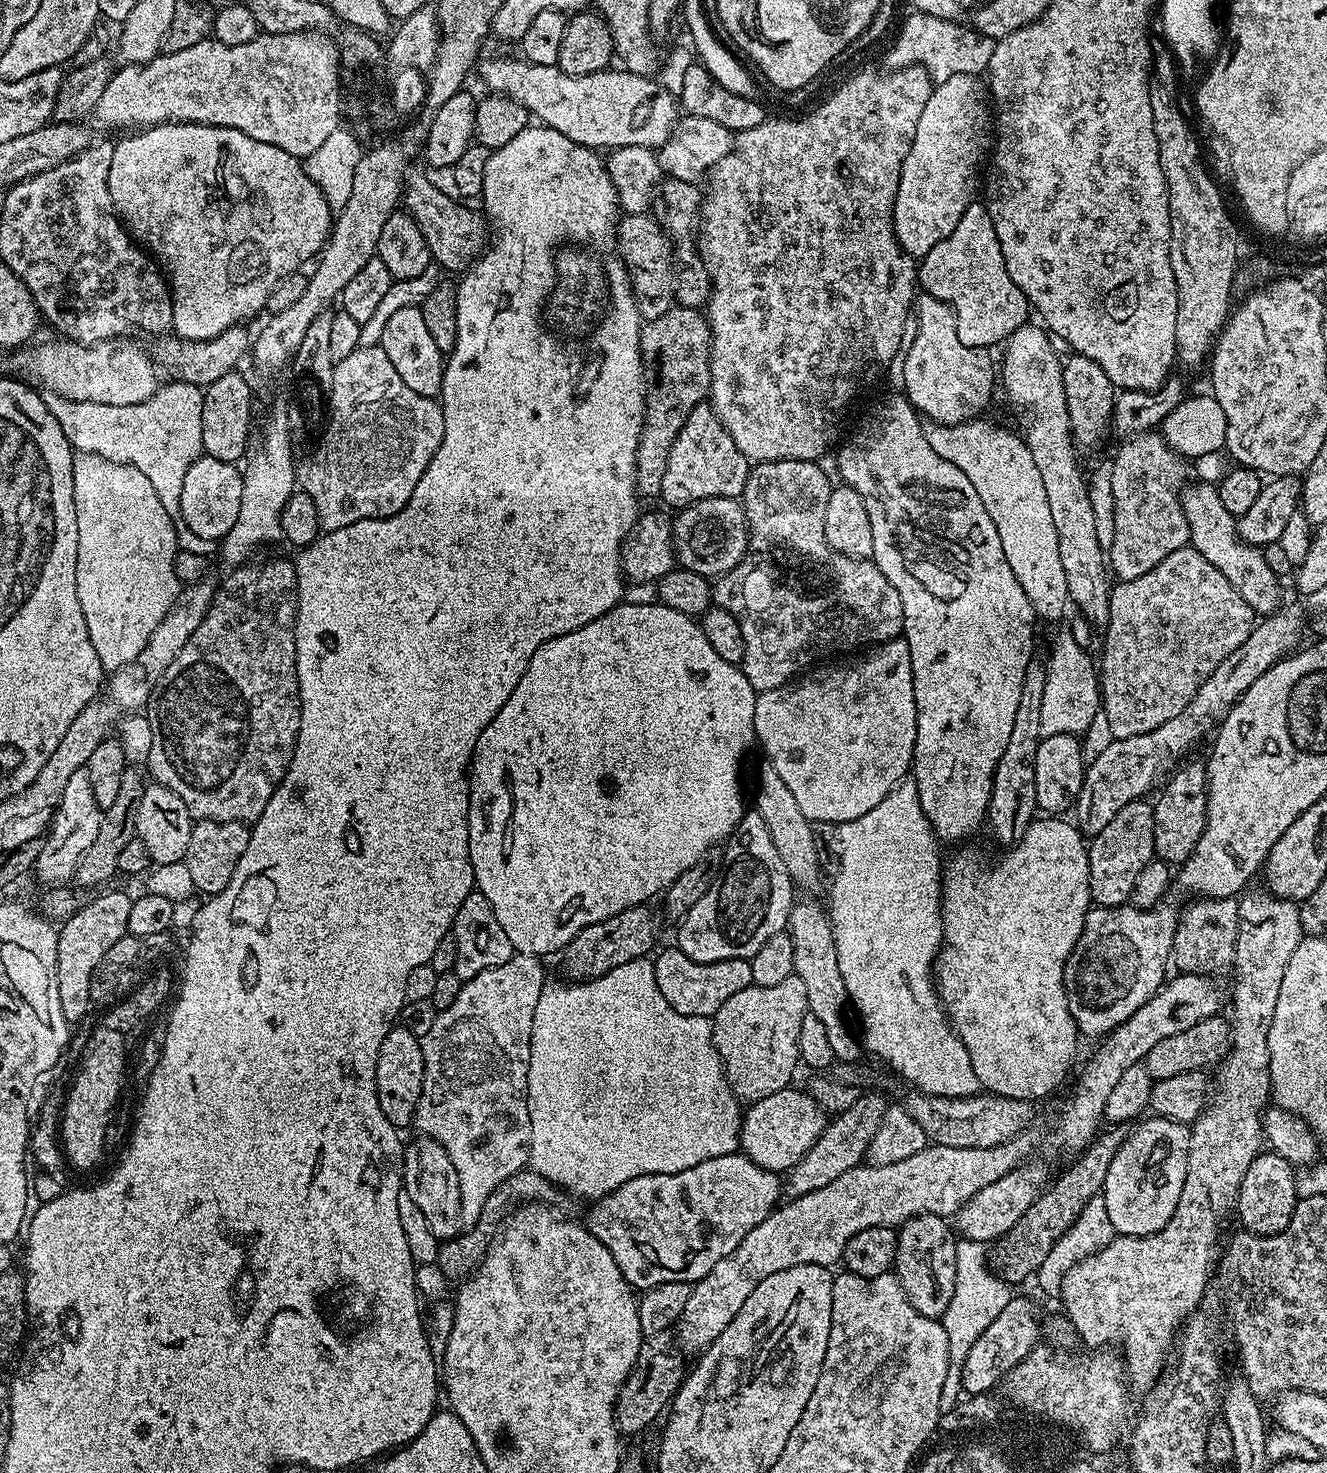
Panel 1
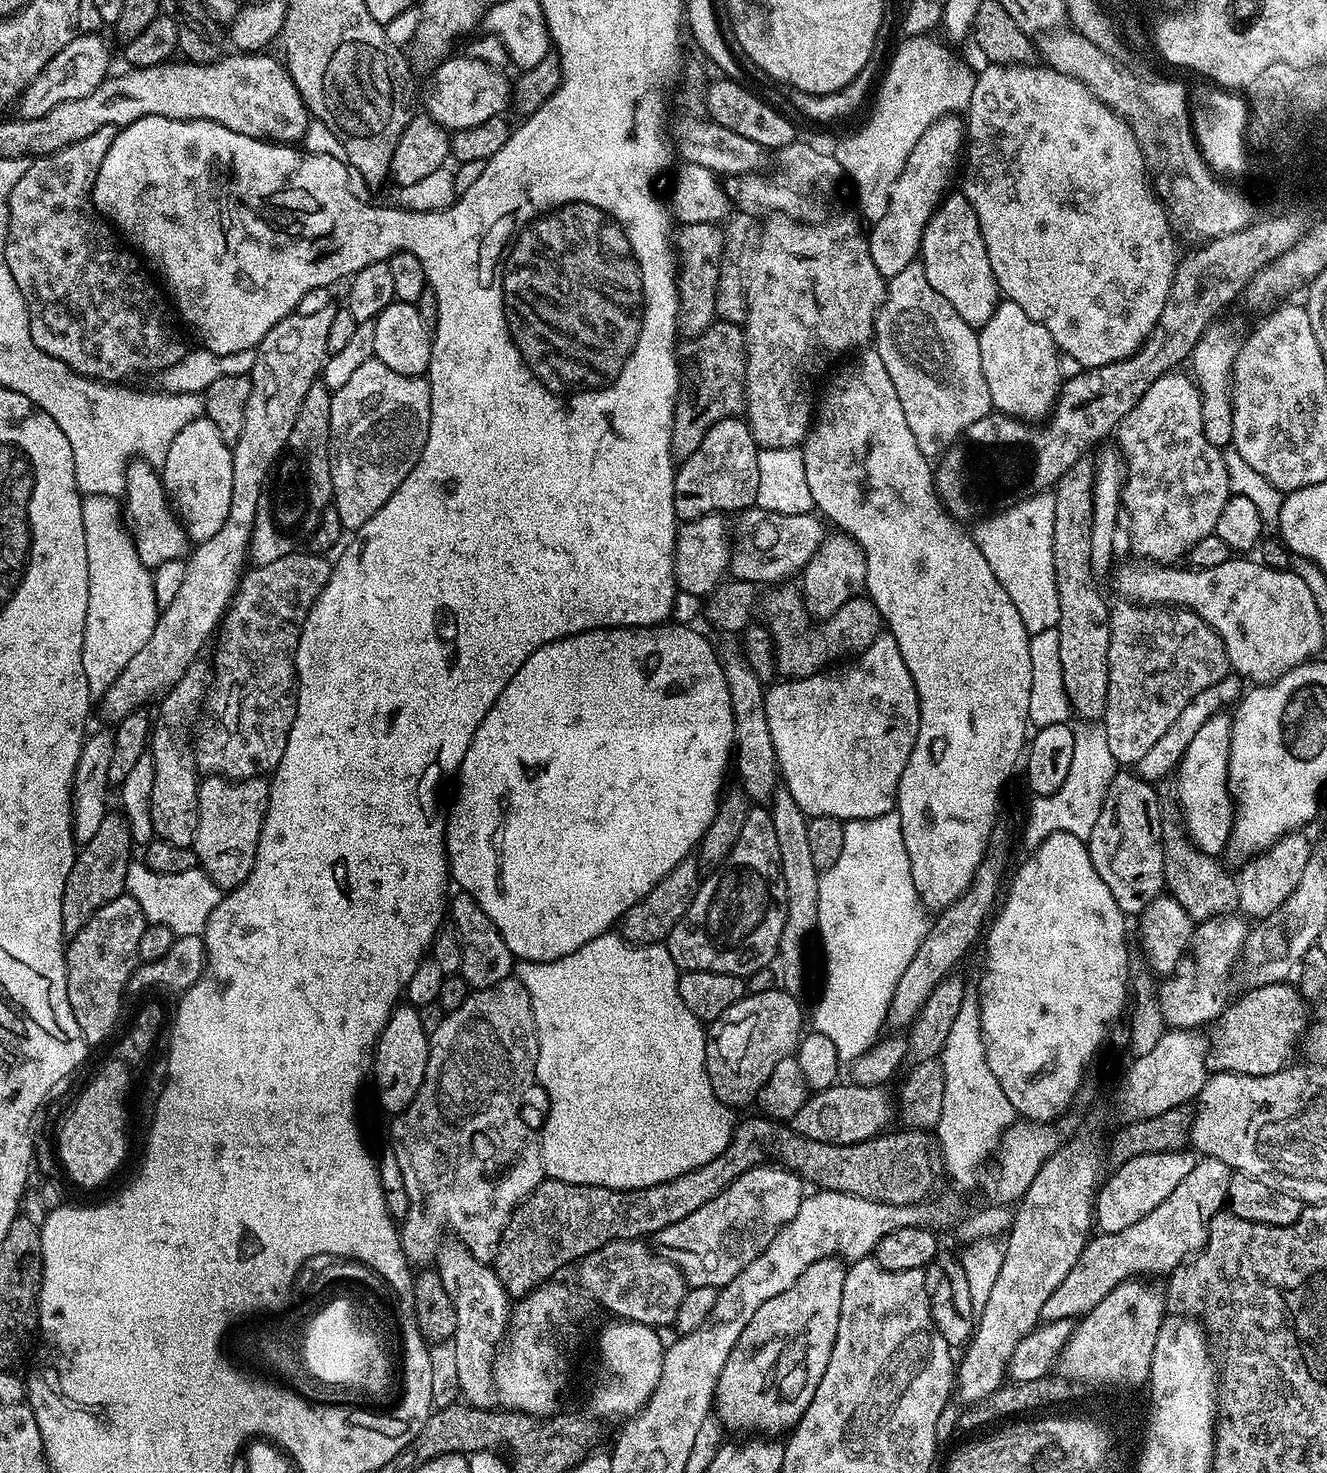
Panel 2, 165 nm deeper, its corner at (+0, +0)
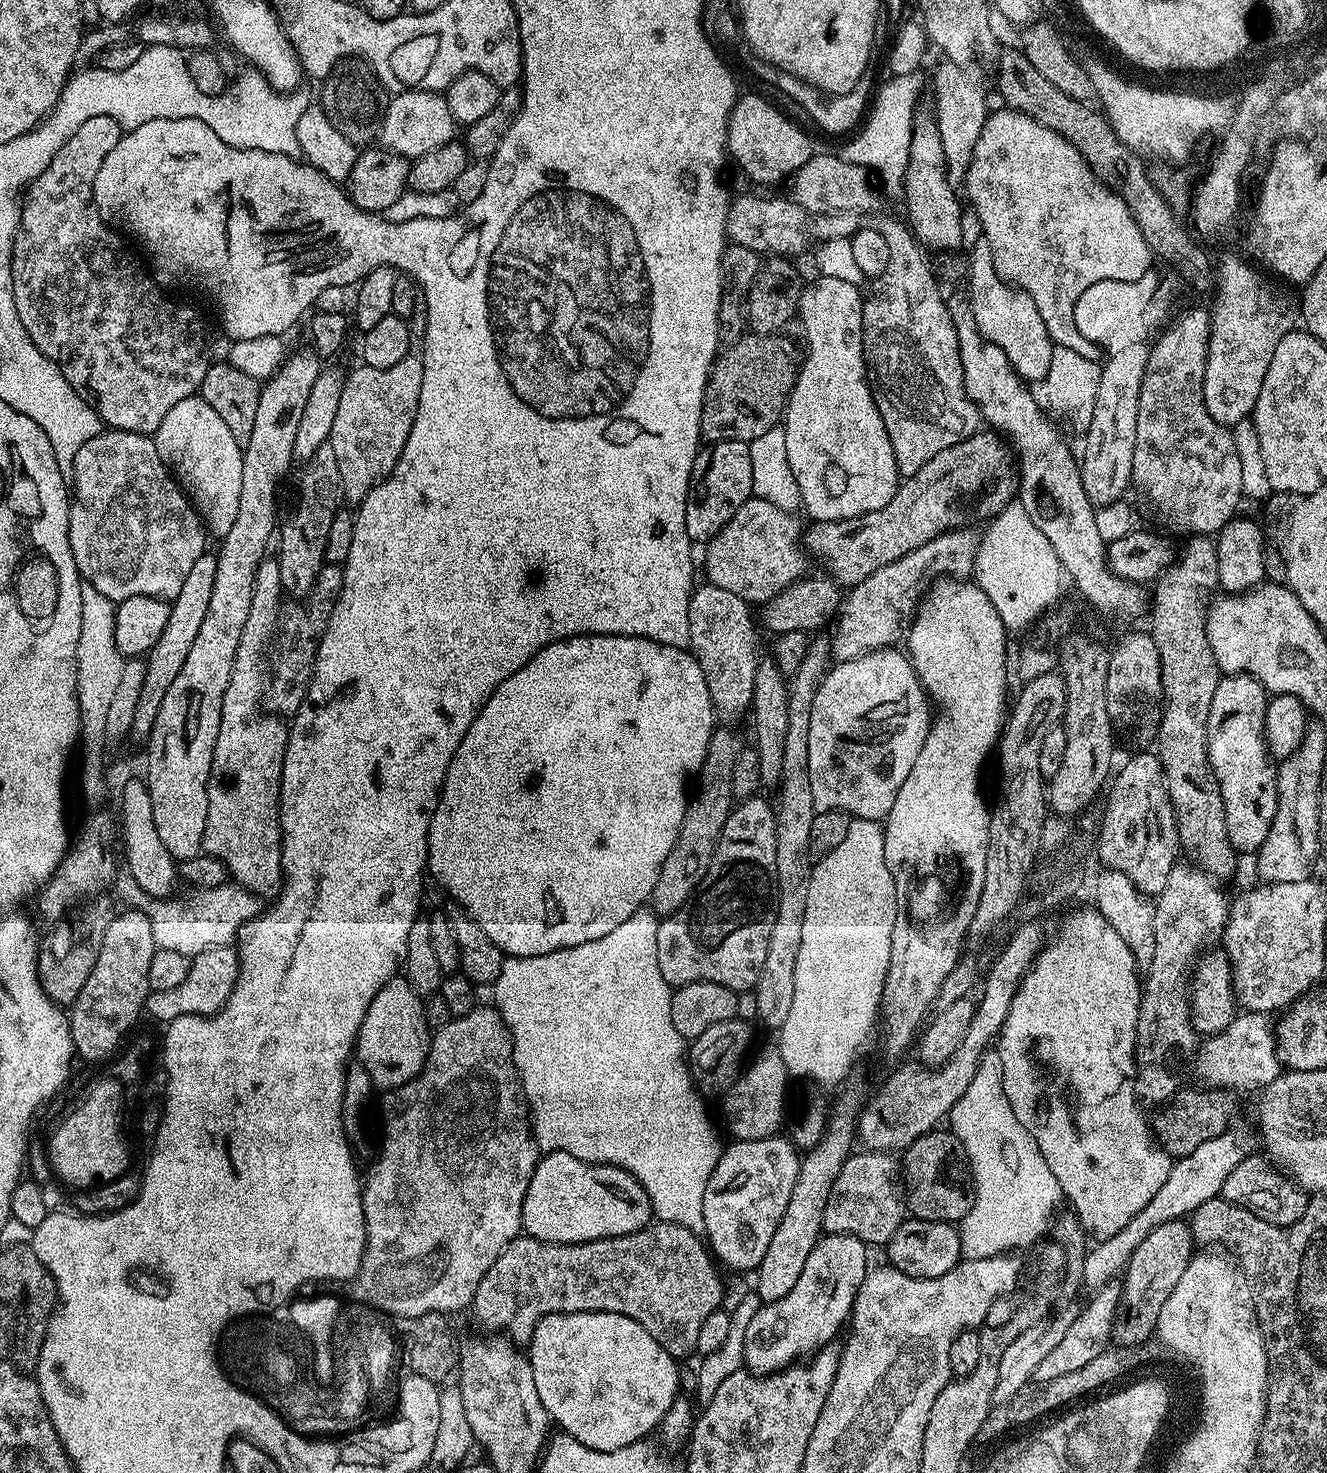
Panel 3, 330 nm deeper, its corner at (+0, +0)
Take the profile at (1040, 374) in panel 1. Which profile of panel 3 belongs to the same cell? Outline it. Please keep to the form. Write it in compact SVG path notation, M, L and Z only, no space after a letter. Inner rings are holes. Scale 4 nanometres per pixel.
M977 242L972 248L972 265L966 268L968 270L968 288L967 295L970 297L974 321L977 328L988 340L998 349L1006 354L1009 359L1010 366L1025 382L1043 381L1044 376L1050 367L1051 354L1053 350L1053 342L1050 334L1046 330L1046 322L1042 322L1042 314L1038 314L1038 306L1034 306L1034 301L1030 299L1030 294L1026 294L1020 288L1015 288L1012 284L1006 283L998 274L998 270L994 270L994 262L990 254L990 246L983 242Z

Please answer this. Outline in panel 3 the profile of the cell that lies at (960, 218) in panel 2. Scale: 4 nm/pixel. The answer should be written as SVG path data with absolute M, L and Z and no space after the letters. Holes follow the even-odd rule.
M917 115L913 121L902 203L908 211L906 220L912 229L912 235L925 249L956 248L964 240L964 216L960 213L960 200L952 189L953 181L948 175L947 167L946 154L942 150L942 138L938 134L935 119L931 115Z

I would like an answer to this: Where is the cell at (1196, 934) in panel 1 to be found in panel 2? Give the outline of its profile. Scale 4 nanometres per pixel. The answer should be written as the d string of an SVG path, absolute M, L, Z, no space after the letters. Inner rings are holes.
M1165 803L1160 810L1162 846L1164 847L1164 887L1186 911L1193 921L1208 920L1211 916L1226 916L1240 907L1237 877L1227 872L1217 857L1206 854L1188 839L1180 809L1175 803Z

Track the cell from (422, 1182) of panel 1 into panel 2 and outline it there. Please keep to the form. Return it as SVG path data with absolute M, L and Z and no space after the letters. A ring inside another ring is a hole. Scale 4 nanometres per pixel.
M445 1241L436 1252L434 1266L456 1315L456 1334L450 1341L450 1347L451 1359L458 1366L460 1396L463 1403L473 1408L491 1409L497 1403L496 1379L492 1376L492 1369L510 1327L512 1300L491 1265L474 1258L460 1241L449 1241Z

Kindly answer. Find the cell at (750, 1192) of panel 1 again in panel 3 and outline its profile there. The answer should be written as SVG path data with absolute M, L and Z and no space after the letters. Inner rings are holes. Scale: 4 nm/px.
M780 1134L761 1140L736 1140L729 1148L727 1145L723 1149L722 1159L718 1161L714 1174L708 1180L704 1226L706 1243L715 1259L725 1269L737 1268L740 1272L751 1273L760 1267L762 1258L766 1258L770 1241L774 1239L774 1230L778 1230L778 1222L782 1222L782 1214L786 1214L786 1202L790 1202L790 1190L794 1190L794 1182L800 1173L801 1159L801 1153L791 1139Z

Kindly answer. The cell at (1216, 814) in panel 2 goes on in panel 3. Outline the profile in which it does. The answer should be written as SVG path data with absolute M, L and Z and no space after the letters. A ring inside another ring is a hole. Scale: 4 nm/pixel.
M1224 674L1210 701L1208 764L1222 794L1228 837L1240 854L1255 854L1260 851L1262 842L1266 842L1266 834L1270 834L1274 810L1278 810L1276 768L1264 740L1269 699L1269 693L1264 691L1253 676Z

